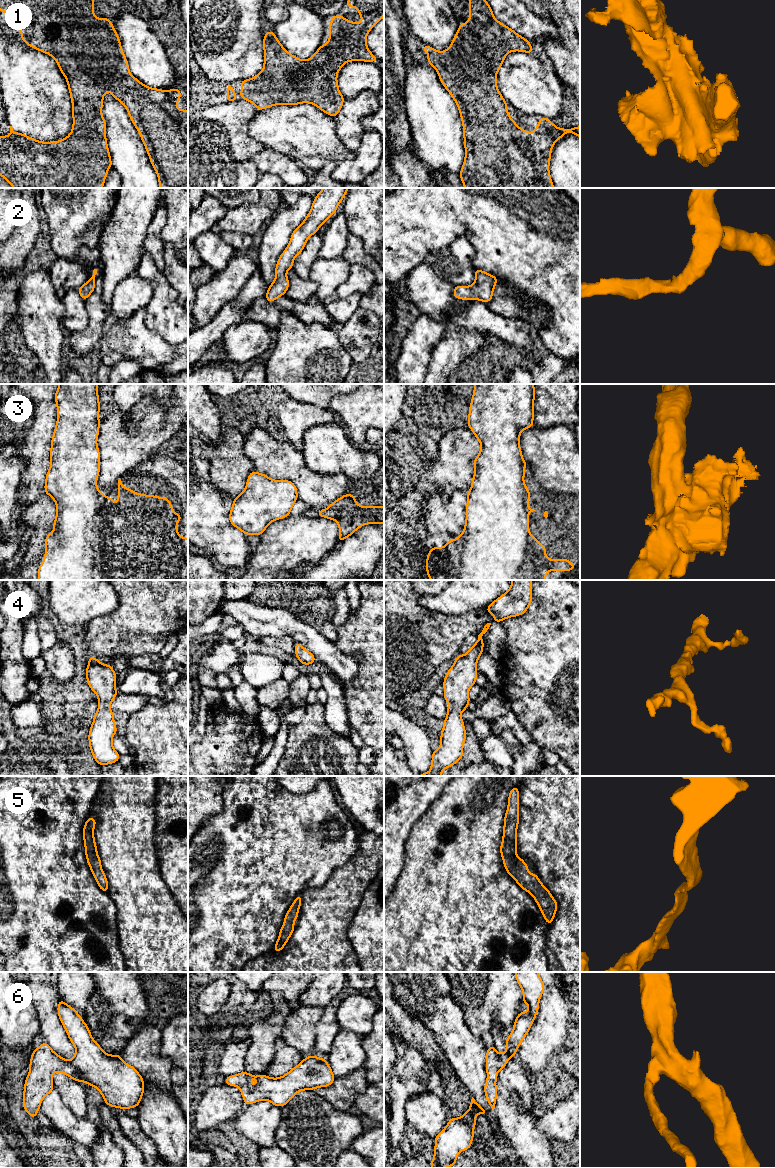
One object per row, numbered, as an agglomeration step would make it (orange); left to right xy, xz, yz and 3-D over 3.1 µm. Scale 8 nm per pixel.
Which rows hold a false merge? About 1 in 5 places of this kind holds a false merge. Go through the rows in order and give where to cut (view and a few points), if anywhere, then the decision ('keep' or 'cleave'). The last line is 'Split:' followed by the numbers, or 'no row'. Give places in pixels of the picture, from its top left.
1: no cut | keep
2: no cut | keep
3: no cut | keep
4: no cut | keep
5: no cut | keep
6: no cut | keep
Split: no row

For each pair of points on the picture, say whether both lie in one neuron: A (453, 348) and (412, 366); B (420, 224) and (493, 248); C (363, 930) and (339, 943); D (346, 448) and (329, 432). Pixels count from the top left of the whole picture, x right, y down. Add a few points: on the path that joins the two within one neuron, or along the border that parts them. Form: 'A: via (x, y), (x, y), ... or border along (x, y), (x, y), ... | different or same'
A: border along (441, 337), (433, 347), (425, 373) | different
B: via (438, 221), (467, 221), (476, 230) | same
C: border along (353, 916), (347, 930), (347, 938), (358, 959) | different
D: via (342, 445), (333, 436) | same

